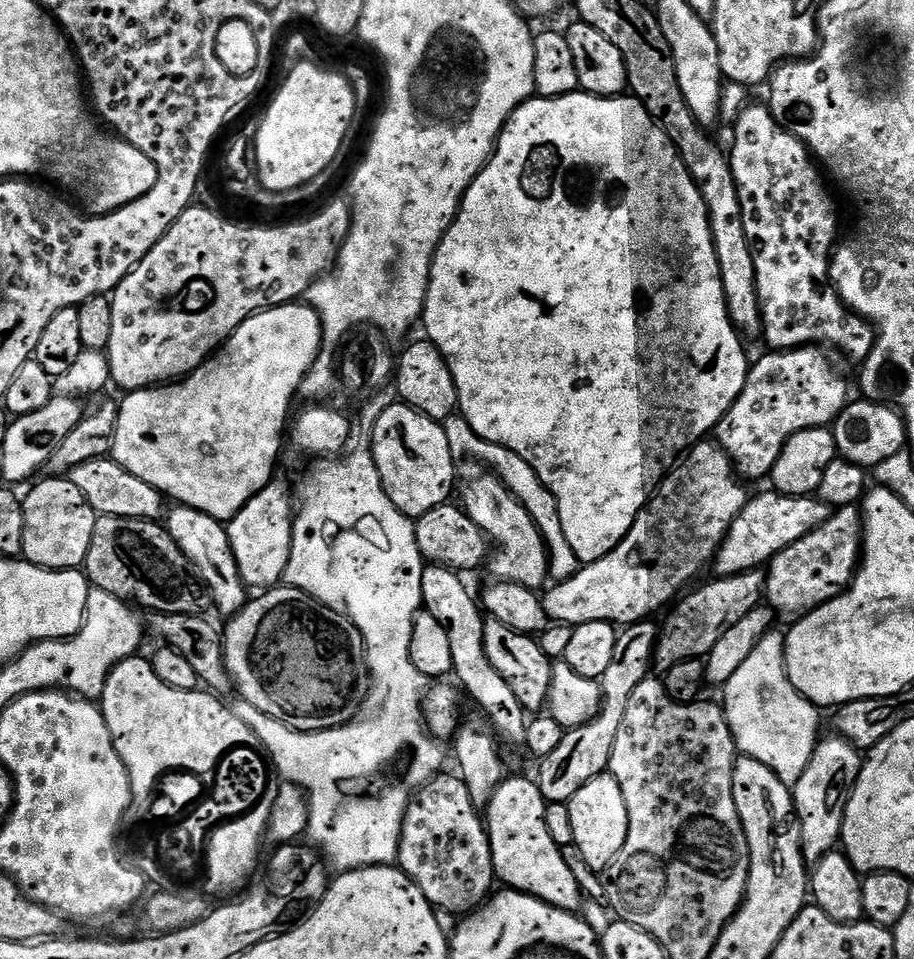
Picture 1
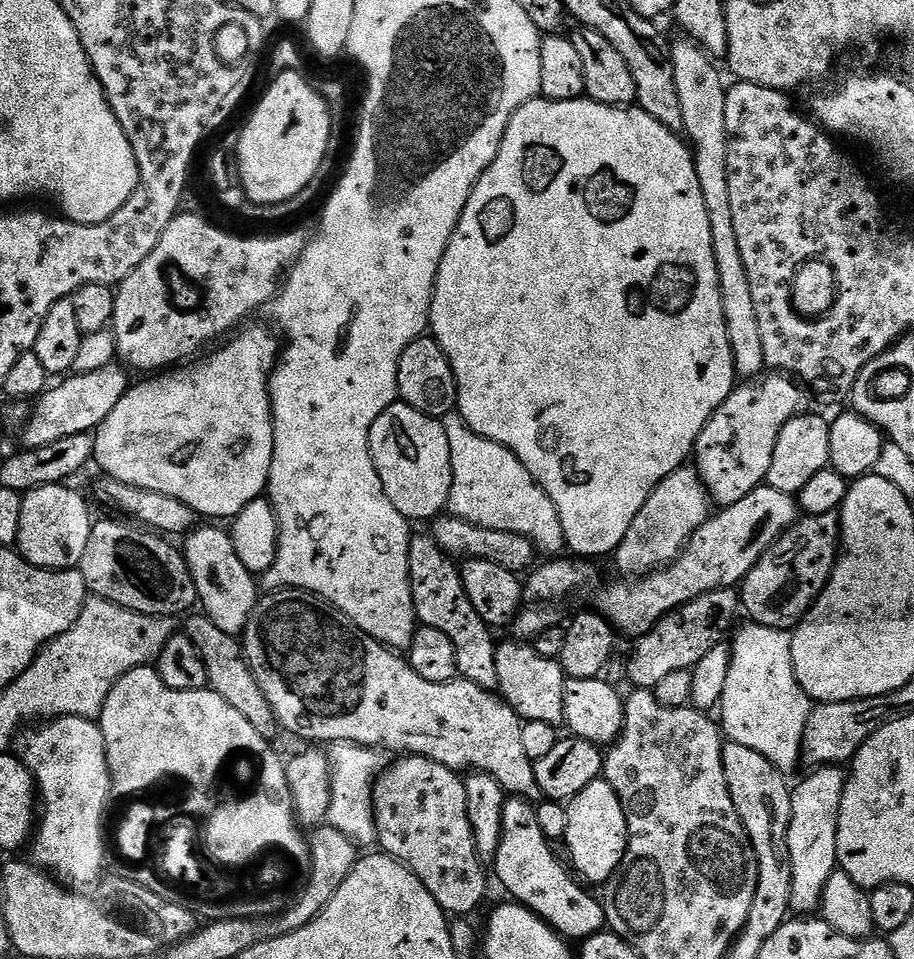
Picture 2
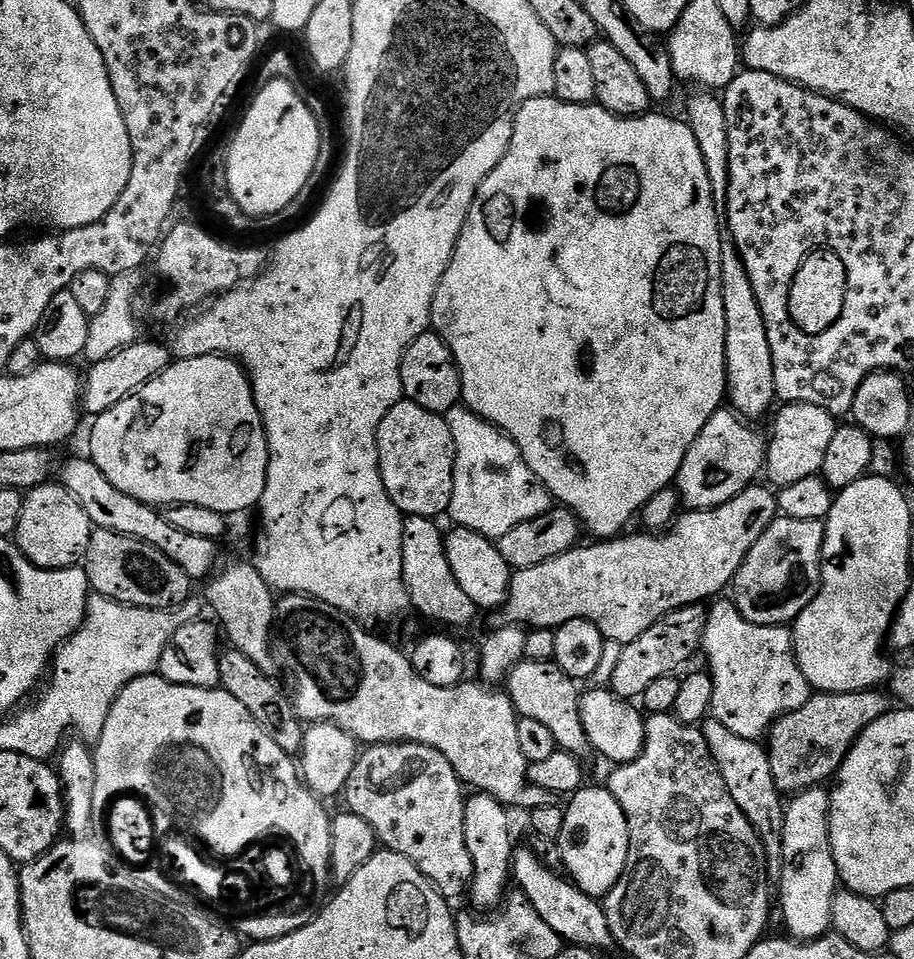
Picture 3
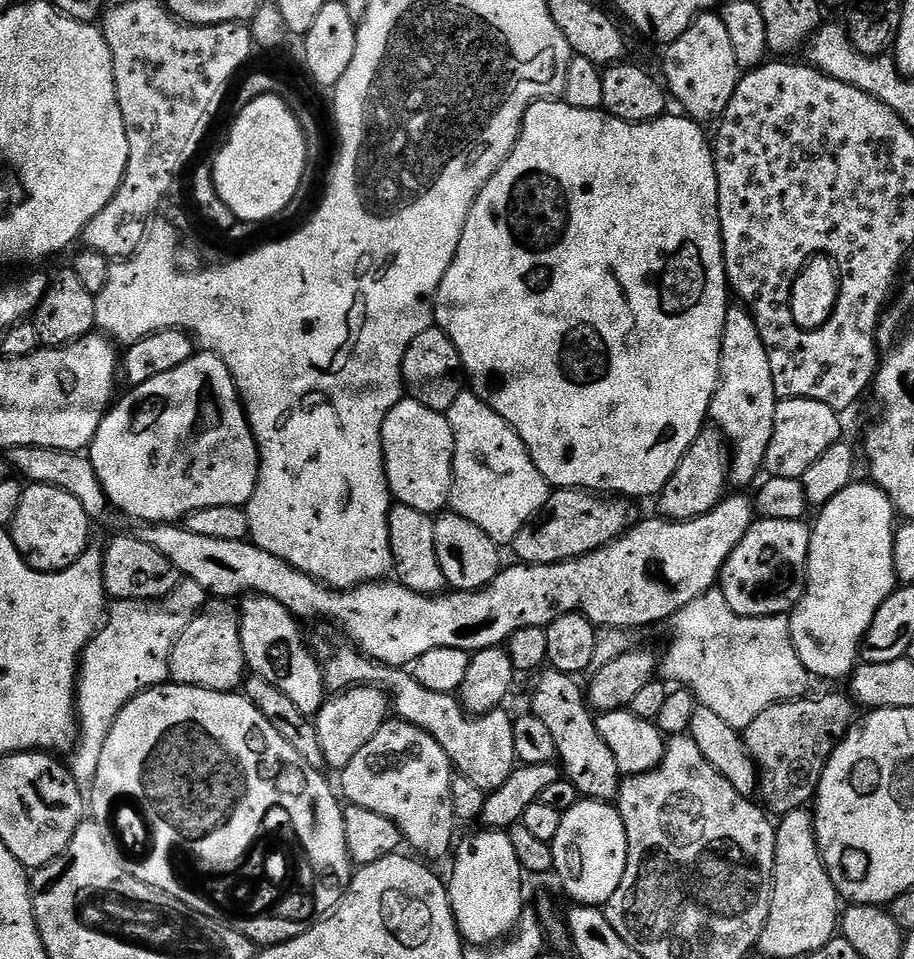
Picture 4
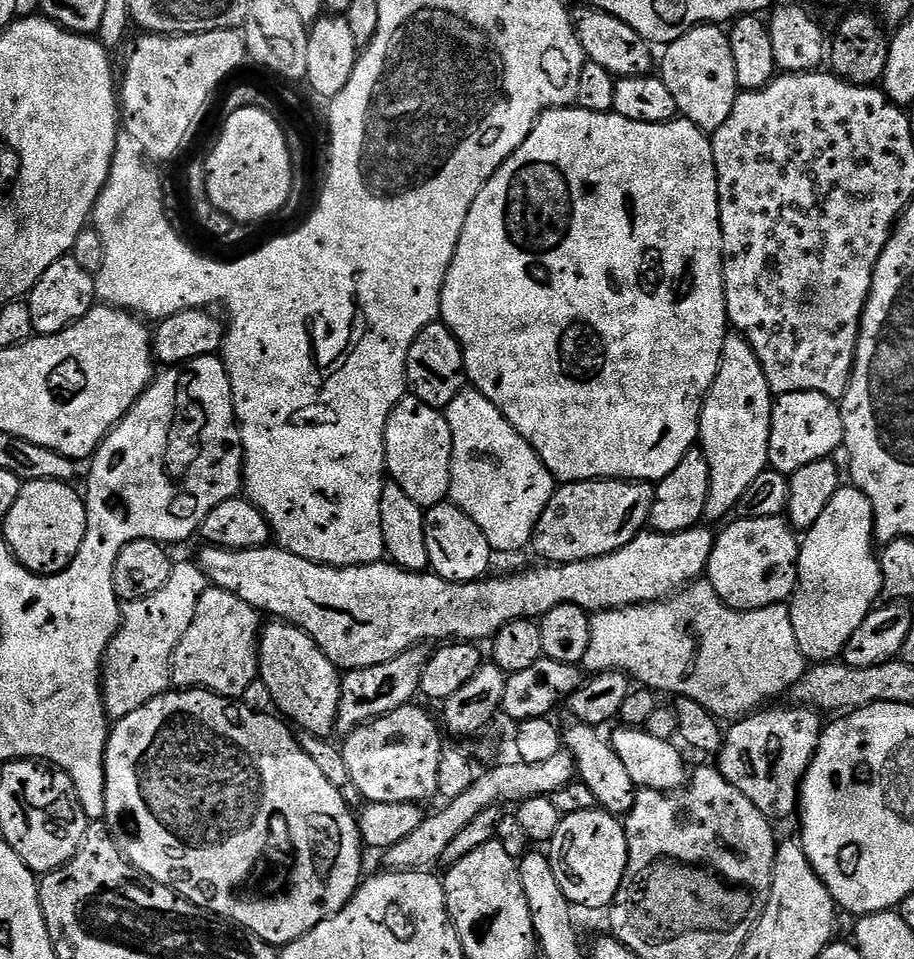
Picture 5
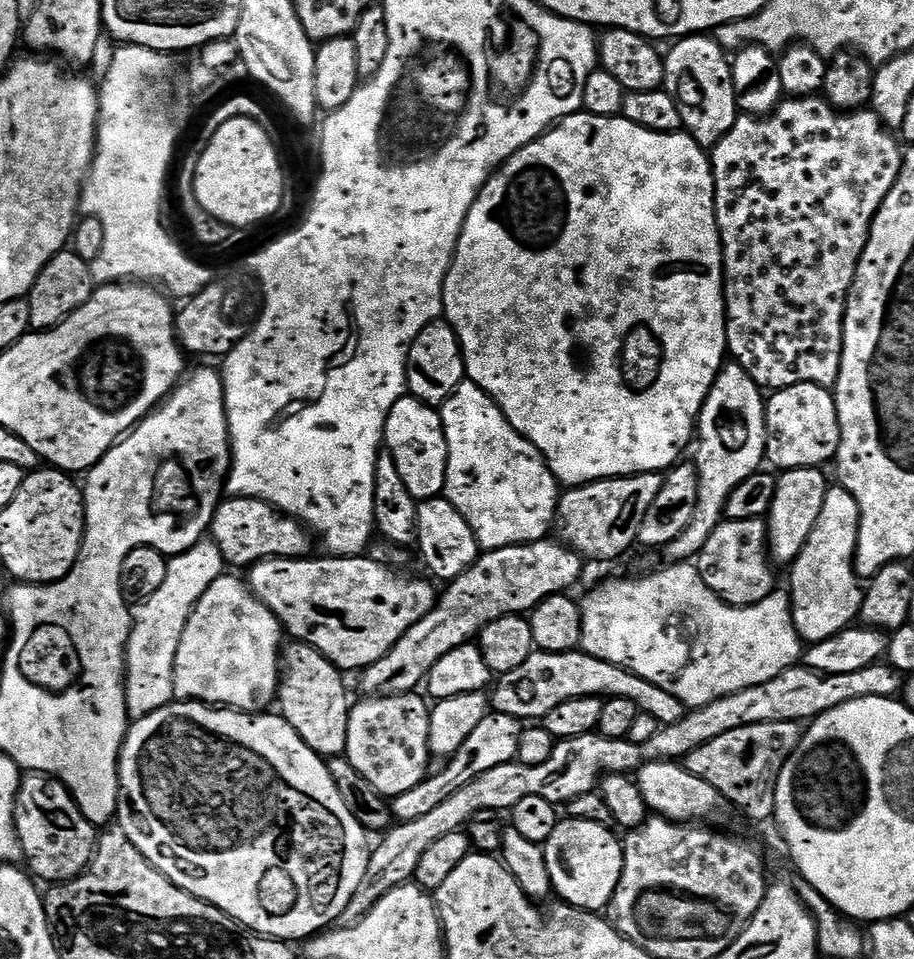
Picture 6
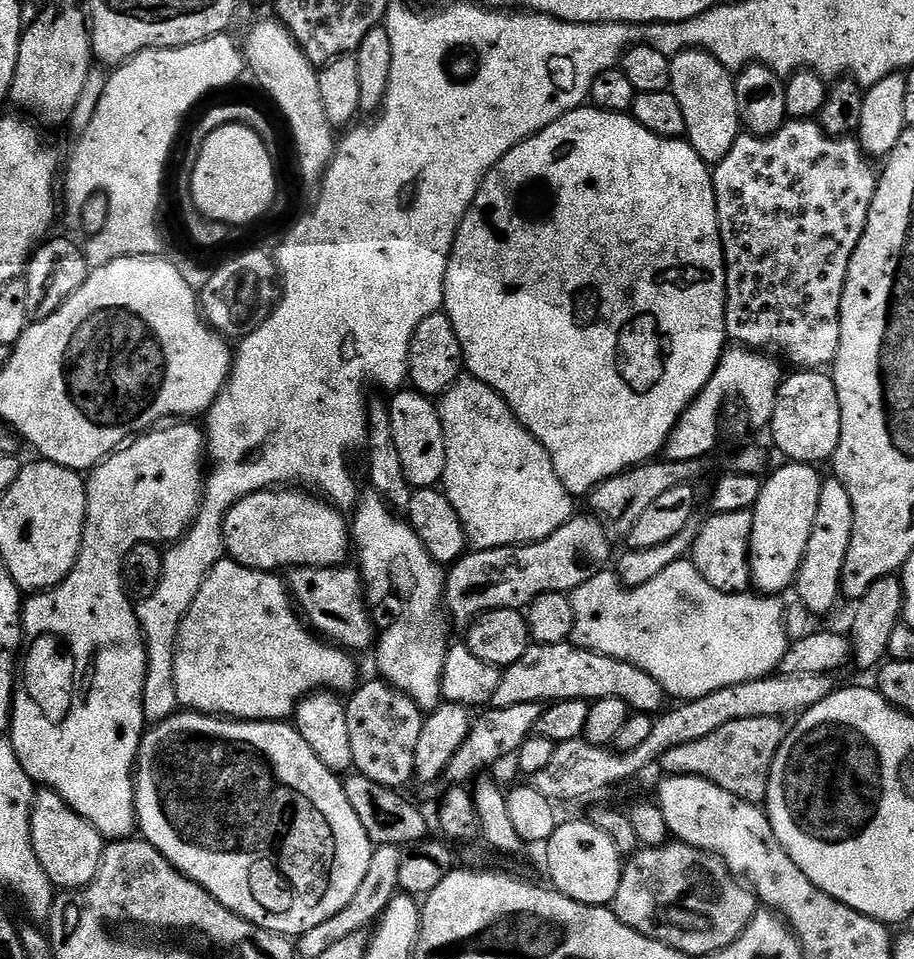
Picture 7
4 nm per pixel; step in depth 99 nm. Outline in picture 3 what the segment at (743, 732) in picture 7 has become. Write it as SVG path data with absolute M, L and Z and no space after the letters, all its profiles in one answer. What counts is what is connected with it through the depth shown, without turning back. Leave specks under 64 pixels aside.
M884 690L813 694L798 710L786 713L772 725L770 755L774 782L781 794L804 792L835 777L862 730L893 711L893 697L887 691L880 691Z

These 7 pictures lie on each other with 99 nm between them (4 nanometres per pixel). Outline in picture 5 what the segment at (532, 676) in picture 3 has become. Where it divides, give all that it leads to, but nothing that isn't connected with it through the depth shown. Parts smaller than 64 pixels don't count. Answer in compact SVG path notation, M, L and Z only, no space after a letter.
M569 723L569 728L565 727L562 732L563 747L572 755L576 763L576 771L578 773L579 783L590 786L591 792L594 794L597 805L603 811L608 812L617 818L627 816L628 812L634 806L636 801L636 793L638 791L634 778L630 778L630 774L626 771L626 766L622 762L622 758L618 758L618 754L612 749L611 739L607 735L603 736L599 727L590 724Z

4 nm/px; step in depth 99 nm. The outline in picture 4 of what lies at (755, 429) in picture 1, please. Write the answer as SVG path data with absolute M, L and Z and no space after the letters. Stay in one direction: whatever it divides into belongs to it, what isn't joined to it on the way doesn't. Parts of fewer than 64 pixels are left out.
M705 426L694 438L690 450L678 462L678 470L660 491L659 515L666 520L693 520L707 512L713 512L724 499L730 484L730 449L727 440L715 426Z

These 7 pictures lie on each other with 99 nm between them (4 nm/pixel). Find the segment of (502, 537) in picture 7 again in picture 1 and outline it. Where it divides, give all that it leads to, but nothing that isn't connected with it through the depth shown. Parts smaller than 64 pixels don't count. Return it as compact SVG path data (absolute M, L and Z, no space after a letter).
M453 414L446 417L442 423L446 442L450 442L450 450L453 454L460 458L469 456L470 459L485 464L488 467L485 469L491 470L512 491L514 498L518 498L518 502L522 502L522 506L526 506L530 518L534 518L534 522L538 526L544 545L548 548L548 571L551 579L559 582L573 576L582 566L582 562L574 554L574 550L570 550L570 542L566 542L566 533L562 531L562 518L558 518L558 502L554 502L554 494L550 494L550 490L546 490L546 486L538 478L538 474L534 474L531 466L518 454L514 454L514 450L506 450L494 442L480 439L478 434L474 434L474 430L468 425L464 416Z

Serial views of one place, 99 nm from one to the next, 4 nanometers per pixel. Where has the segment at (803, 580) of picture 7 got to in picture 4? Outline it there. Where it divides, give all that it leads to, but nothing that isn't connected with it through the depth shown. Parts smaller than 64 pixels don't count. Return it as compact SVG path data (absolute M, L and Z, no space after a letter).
M853 482L846 486L846 490L842 490L842 494L834 494L834 498L830 498L830 502L826 502L824 507L819 509L817 516L820 517L817 518L816 524L811 525L808 584L804 588L804 597L800 599L800 603L790 613L788 625L792 631L794 650L798 650L798 658L802 658L802 666L806 666L809 677L821 676L824 680L840 680L843 676L844 679L851 677L852 669L856 667L861 659L860 645L864 642L866 630L870 630L870 626L874 622L874 614L878 614L878 606L882 606L882 602L886 602L886 598L890 598L890 594L895 592L898 587L896 571L894 570L894 538L898 527L898 513L892 506L892 499L881 488L876 487L871 482Z

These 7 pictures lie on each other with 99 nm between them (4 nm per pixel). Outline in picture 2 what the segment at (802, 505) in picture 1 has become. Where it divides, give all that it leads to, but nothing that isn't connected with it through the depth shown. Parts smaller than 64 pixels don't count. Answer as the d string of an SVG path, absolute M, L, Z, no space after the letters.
M761 486L754 489L750 494L746 494L746 498L742 498L742 502L734 502L729 508L720 508L716 513L709 515L707 522L705 522L700 529L697 530L690 538L690 542L684 547L683 552L680 553L678 559L673 560L667 568L657 568L654 572L649 572L646 576L639 578L620 578L617 579L617 584L608 584L600 592L600 608L598 607L599 615L603 616L613 629L621 637L632 636L631 638L639 638L645 636L653 626L656 625L666 614L670 614L675 608L681 608L686 602L690 602L694 598L698 598L702 594L712 592L716 588L736 588L744 579L750 574L750 570L758 562L758 558L762 558L762 554L766 554L766 550L778 539L778 537L785 532L787 528L791 528L798 519L798 500L796 496L790 494L782 494L782 490L774 490L767 486Z

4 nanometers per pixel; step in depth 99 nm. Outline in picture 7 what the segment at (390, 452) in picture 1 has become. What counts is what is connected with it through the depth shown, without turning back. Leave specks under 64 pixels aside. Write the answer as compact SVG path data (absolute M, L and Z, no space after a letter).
M400 390L388 404L390 426L394 430L394 446L402 458L404 476L413 489L434 488L443 481L446 470L446 442L437 405L415 390Z

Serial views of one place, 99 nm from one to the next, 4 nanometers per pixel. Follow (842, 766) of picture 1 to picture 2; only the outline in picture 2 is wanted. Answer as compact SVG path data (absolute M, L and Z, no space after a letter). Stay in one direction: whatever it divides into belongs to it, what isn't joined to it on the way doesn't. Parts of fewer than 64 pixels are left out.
M820 766L800 785L792 788L792 817L788 831L788 849L790 850L790 902L791 911L796 914L812 914L819 909L822 902L822 890L830 882L830 874L838 868L838 818L844 797L846 772L840 766Z

